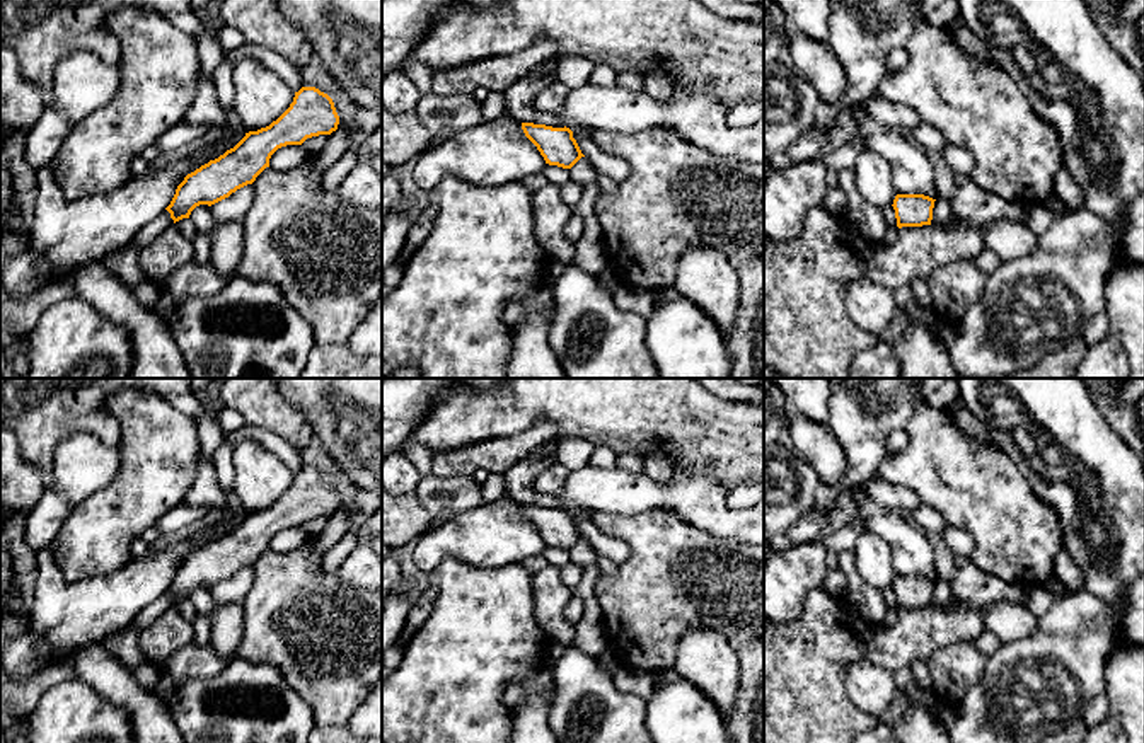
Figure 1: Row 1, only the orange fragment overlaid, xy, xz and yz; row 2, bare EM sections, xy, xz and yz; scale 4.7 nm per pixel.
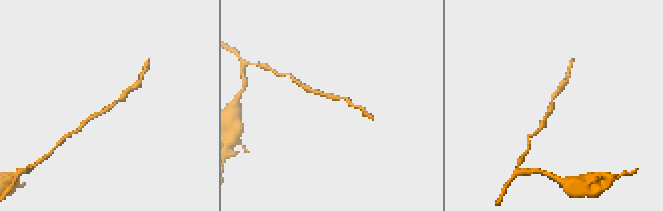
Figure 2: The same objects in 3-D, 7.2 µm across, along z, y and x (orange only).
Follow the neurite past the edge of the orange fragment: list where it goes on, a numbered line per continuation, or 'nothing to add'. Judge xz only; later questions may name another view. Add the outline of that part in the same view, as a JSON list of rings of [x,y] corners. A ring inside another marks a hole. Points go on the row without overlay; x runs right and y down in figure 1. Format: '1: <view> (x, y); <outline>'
nothing to add

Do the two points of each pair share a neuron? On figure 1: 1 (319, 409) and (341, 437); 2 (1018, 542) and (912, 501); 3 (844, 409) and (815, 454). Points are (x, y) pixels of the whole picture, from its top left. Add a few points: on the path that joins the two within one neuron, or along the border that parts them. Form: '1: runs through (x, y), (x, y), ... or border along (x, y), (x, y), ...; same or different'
1: runs through (326, 416), (340, 430); same
2: border along (885, 479), (907, 486), (923, 503); different
3: border along (824, 425), (837, 440), (846, 469); different

